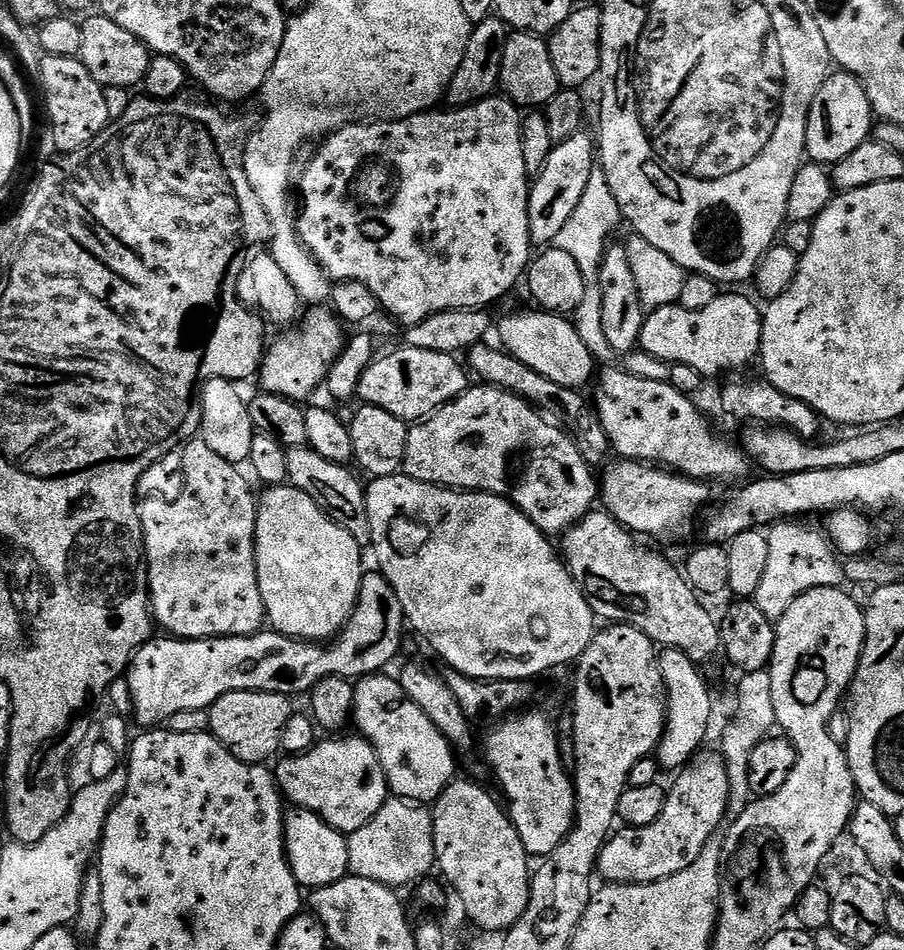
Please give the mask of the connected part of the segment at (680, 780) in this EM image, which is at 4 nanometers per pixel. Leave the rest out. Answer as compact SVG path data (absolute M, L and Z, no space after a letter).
M701 750L692 757L690 763L679 769L676 781L672 784L672 789L667 789L664 797L664 809L650 826L641 828L621 827L613 831L609 836L604 849L600 852L598 861L599 875L604 875L605 881L614 884L649 884L658 882L662 878L670 878L670 874L678 874L678 870L686 870L698 854L707 844L713 843L716 831L720 828L724 816L729 815L728 799L730 798L730 778L728 777L728 767L724 761L723 755L719 751Z

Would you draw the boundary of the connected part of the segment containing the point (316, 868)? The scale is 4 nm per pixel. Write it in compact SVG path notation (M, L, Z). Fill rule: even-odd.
M293 807L284 817L284 849L288 865L301 889L311 890L338 882L348 871L348 836L331 828L322 817Z

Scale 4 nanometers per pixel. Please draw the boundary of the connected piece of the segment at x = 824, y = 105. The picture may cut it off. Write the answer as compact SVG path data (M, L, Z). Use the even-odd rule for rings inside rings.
M833 71L822 86L822 90L818 90L810 106L804 147L807 159L814 164L835 166L850 154L854 154L854 150L865 144L873 132L874 113L870 98L866 98L862 82L857 76L852 76L846 71Z

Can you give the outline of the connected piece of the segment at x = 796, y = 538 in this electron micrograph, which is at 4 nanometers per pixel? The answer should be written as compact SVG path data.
M780 522L767 533L770 562L758 585L755 602L758 610L773 622L790 610L790 602L815 588L839 588L845 583L844 566L833 543L823 531L807 528L804 522Z

